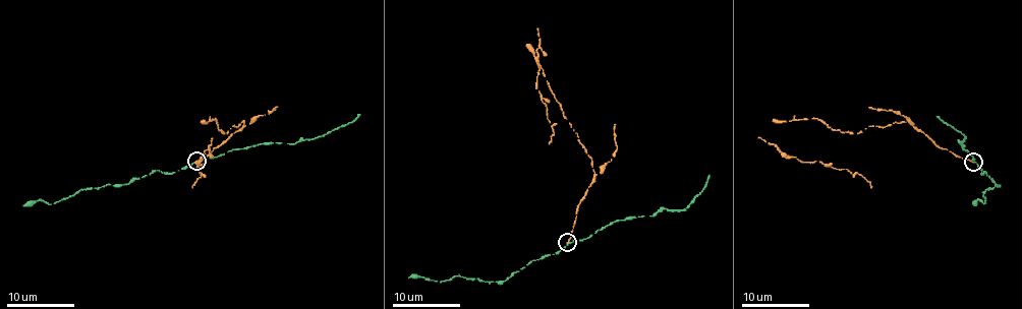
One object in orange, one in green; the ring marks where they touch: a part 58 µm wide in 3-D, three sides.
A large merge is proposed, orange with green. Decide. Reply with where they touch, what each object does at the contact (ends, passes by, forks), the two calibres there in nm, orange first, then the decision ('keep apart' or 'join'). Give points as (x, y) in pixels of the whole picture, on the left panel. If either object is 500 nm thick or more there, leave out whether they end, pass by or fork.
at (196, 161); orange ends there; green passes by; 180 nm thick on the orange side, 140 nm on the other; keep apart

